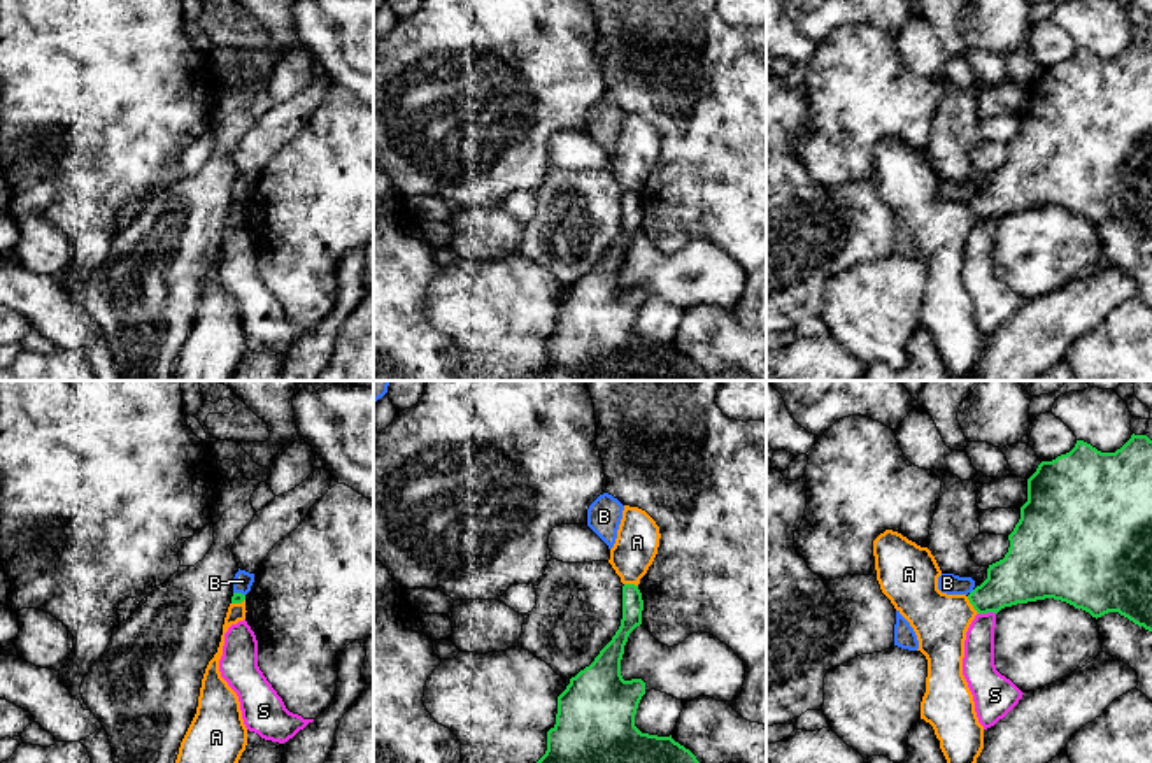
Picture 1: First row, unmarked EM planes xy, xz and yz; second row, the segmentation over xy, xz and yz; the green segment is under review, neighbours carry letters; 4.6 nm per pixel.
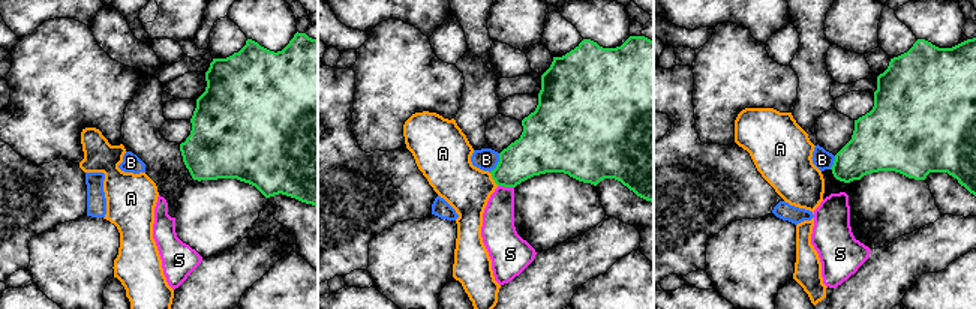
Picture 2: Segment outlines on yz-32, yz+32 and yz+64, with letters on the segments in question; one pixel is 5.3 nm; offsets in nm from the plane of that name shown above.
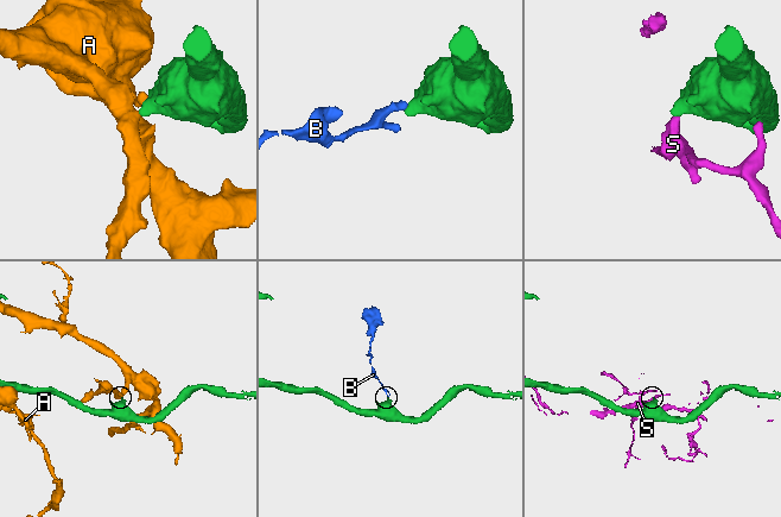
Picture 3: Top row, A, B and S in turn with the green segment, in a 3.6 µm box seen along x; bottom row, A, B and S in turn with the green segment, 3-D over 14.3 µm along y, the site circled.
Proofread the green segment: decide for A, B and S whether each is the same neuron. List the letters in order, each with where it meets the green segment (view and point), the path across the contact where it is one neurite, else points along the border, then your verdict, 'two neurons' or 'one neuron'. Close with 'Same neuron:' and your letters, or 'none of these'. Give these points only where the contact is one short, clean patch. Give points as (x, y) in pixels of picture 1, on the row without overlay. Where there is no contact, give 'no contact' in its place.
A: meets green in yz at (972, 211); border along yz (967, 204), (979, 220); two neurons
B: meets green in yz at (972, 199); border along yz (974, 197), (970, 200); two neurons
S: meets green in yz at (986, 220); border along yz (995, 220), (979, 221); two neurons
Same neuron: none of these

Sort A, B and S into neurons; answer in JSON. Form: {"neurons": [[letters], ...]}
{"neurons": [["A"], ["B"], ["S"]]}

